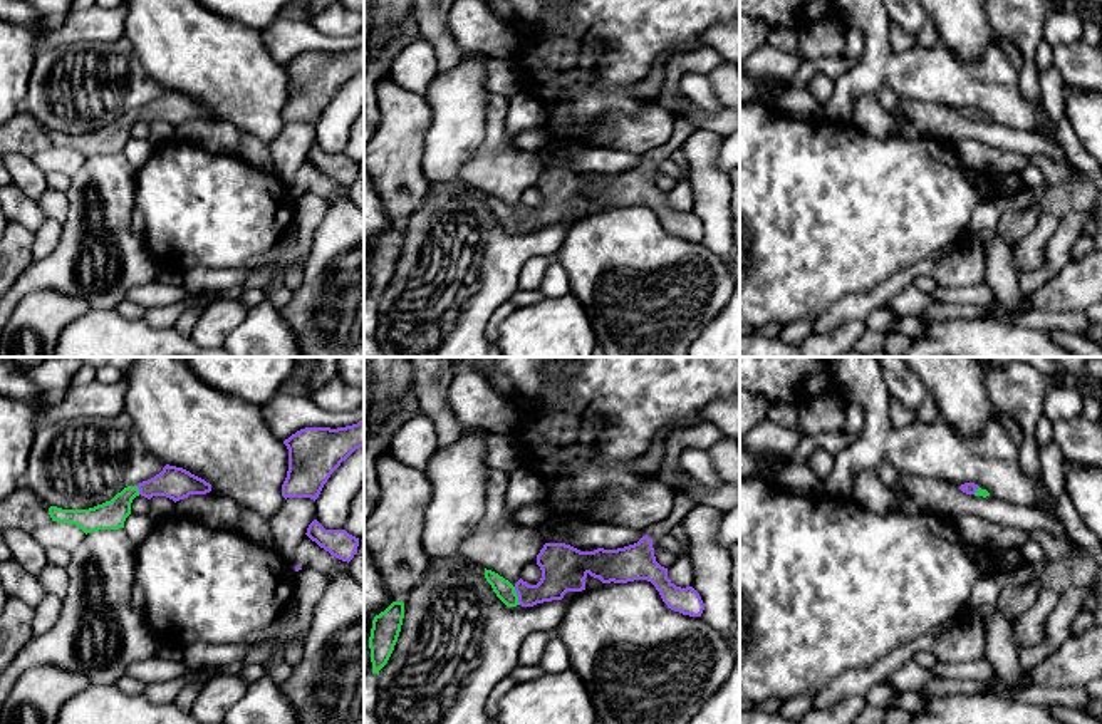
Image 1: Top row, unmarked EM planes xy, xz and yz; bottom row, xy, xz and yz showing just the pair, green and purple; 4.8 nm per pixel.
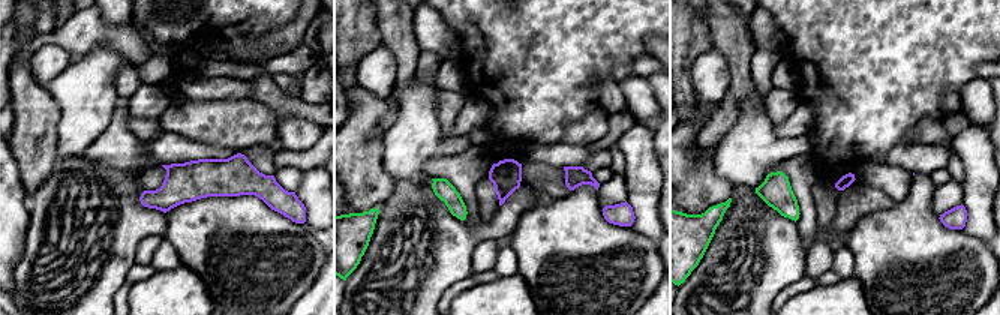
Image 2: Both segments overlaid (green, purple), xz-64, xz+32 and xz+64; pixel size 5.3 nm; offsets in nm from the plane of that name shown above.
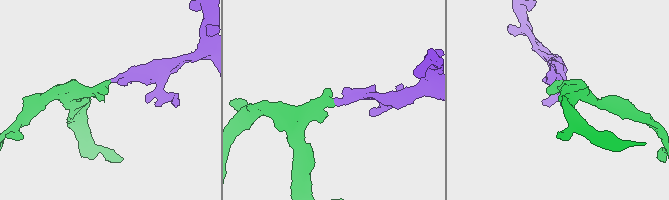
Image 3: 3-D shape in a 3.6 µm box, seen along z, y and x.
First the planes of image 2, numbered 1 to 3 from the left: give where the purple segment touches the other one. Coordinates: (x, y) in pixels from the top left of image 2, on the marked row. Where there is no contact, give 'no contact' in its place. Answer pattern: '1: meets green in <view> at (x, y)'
1: no contact
2: no contact
3: no contact

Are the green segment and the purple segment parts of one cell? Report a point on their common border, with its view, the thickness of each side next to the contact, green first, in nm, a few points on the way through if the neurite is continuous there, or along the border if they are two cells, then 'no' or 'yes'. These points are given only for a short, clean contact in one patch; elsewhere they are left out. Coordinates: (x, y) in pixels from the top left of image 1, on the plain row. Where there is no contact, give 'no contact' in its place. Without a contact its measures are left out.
contact xz (517, 220); calibres 90 and 200 nm; way xz (504, 213), (517, 220), (539, 218), (562, 195); yes

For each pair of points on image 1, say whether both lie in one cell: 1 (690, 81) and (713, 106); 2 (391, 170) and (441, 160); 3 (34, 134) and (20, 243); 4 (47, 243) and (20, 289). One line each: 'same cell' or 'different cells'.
1: same cell
2: different cells
3: same cell
4: different cells

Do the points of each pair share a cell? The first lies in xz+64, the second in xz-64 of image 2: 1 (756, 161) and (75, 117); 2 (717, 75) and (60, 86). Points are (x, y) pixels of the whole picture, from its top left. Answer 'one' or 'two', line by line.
1: one
2: two

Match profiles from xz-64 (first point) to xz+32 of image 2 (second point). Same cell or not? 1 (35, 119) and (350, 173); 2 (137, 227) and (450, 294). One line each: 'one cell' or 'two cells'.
1: one cell
2: two cells

